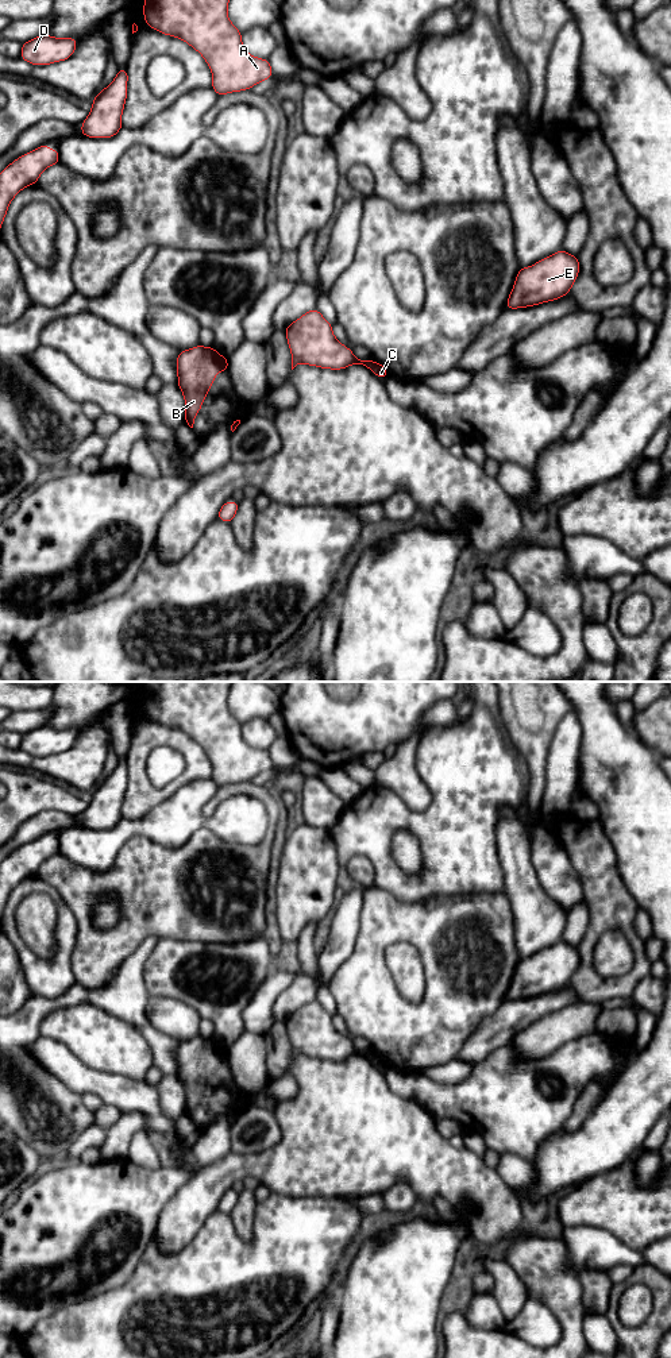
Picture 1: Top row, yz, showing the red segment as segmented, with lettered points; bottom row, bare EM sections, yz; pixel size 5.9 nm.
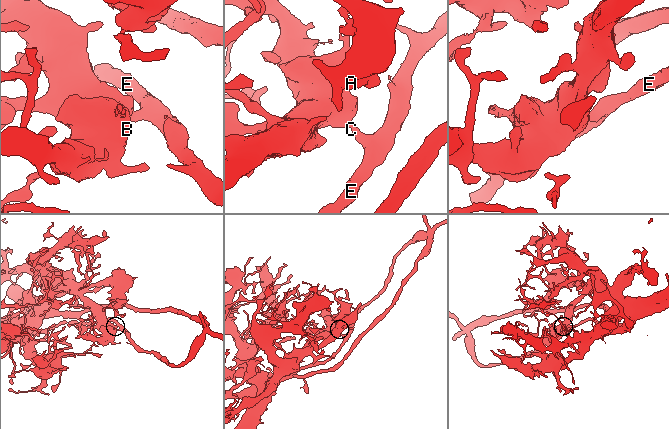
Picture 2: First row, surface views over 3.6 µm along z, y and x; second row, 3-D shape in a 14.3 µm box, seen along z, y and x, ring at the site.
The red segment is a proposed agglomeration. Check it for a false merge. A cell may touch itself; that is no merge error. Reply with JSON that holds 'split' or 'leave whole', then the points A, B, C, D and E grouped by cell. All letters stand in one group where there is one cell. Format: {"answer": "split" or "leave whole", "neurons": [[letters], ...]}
{"answer": "split", "neurons": [["A", "B", "D"], ["C", "E"]]}

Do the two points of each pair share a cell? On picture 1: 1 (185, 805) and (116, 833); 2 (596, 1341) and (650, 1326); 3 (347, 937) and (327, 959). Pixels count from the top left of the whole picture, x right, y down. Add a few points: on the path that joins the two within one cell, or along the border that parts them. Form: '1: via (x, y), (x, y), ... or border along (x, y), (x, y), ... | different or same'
1: via (168, 822), (164, 825), (134, 826) | same
2: border along (605, 1315), (619, 1343) | different
3: via (342, 942), (332, 953) | same

